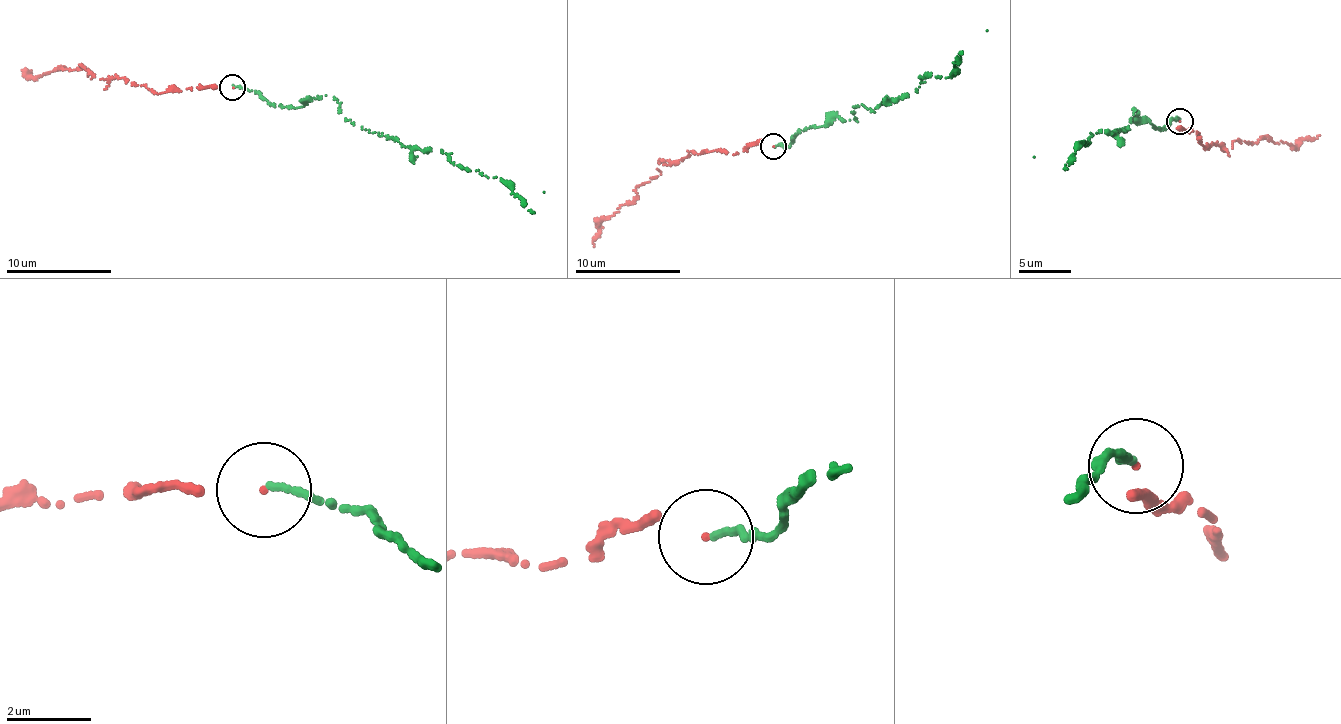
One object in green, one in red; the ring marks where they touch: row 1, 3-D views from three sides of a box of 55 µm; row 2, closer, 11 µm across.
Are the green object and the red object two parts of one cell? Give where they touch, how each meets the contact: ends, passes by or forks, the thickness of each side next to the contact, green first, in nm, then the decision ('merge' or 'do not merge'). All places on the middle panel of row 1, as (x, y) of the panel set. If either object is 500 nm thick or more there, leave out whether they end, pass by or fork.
at (773, 146); green ends there; red ends there; 140 nm thick on the green side, 50 nm on the other; merge

